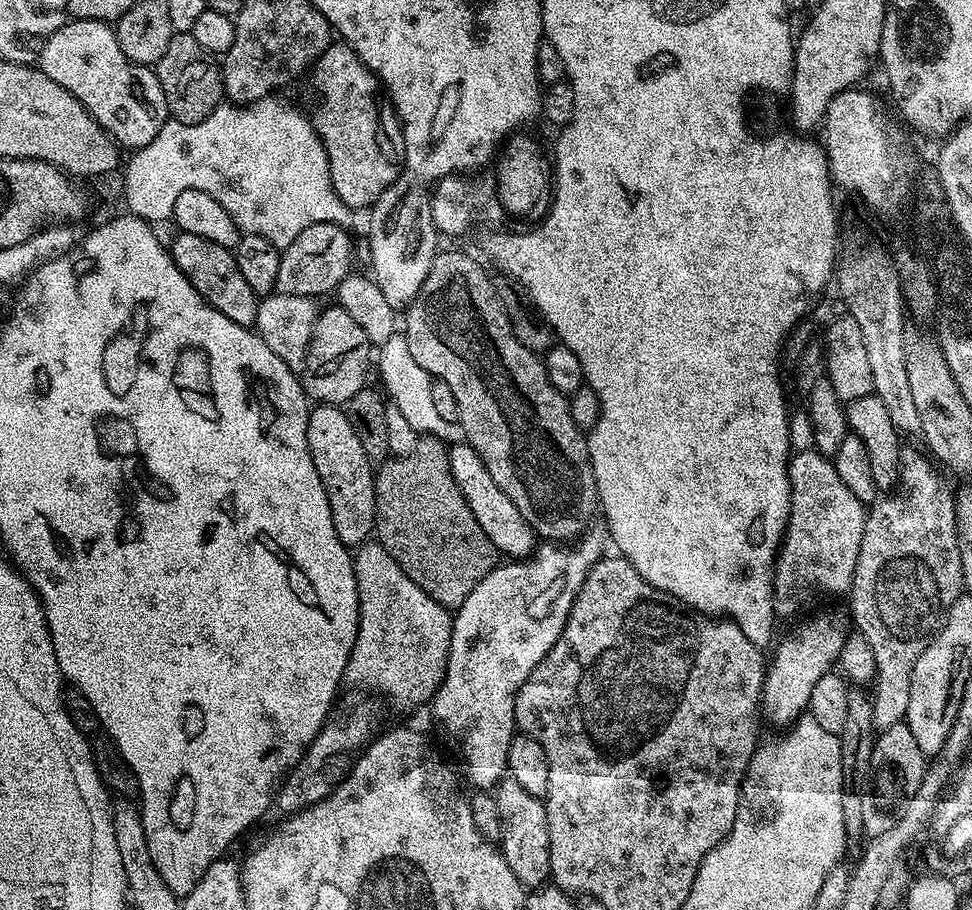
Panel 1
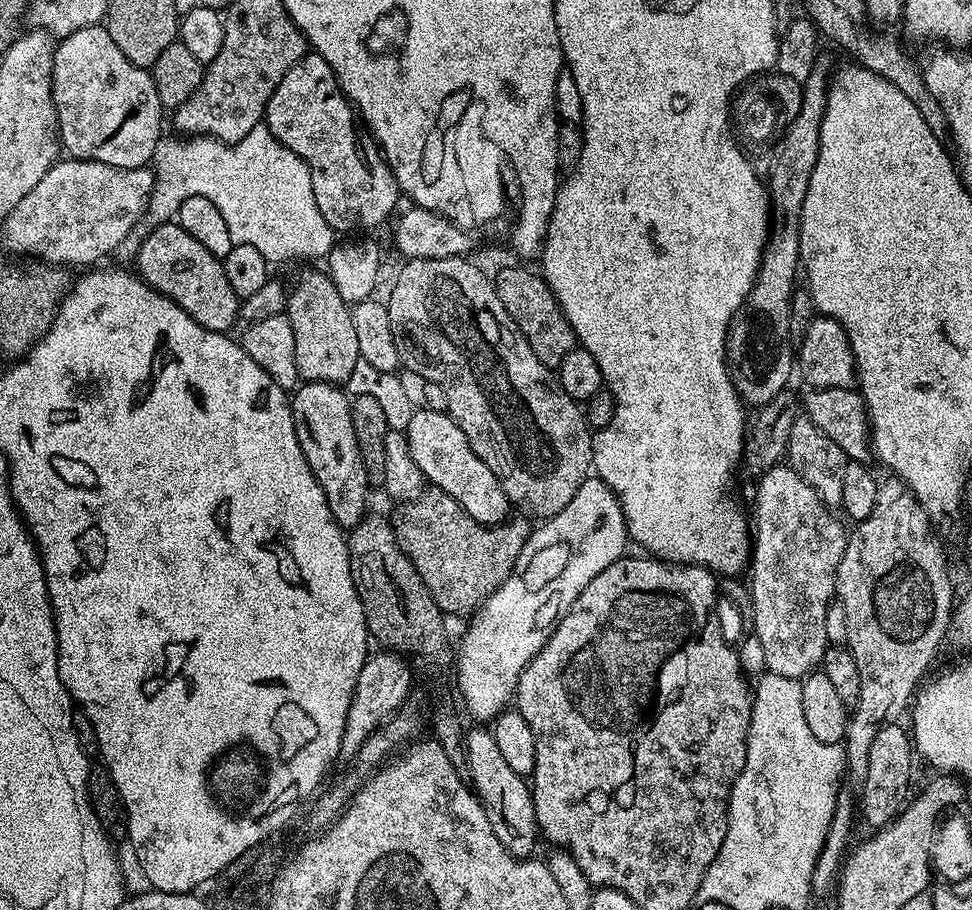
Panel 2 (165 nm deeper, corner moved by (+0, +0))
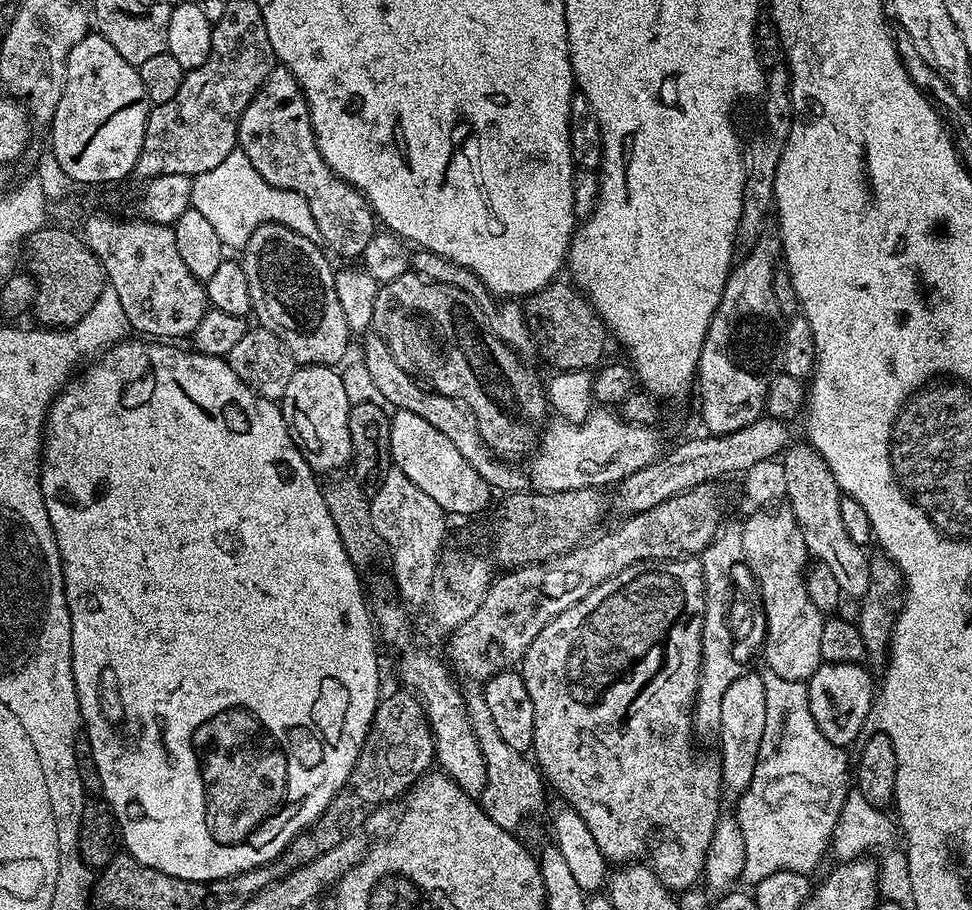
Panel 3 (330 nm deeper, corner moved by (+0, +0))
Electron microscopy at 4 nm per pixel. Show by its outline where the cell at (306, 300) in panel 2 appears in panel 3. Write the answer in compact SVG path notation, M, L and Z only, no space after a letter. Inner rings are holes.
M281 224L260 226L242 252L254 316L263 327L280 335L300 366L336 366L348 352L350 331L335 289L336 273L327 258L317 241L302 238Z

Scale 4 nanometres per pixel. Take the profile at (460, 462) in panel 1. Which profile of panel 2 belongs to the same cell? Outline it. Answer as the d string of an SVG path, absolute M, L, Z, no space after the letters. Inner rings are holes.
M425 406L421 407L410 418L406 435L410 454L414 462L418 462L418 470L422 470L425 481L431 487L450 494L450 498L454 498L454 502L458 502L462 510L466 510L466 514L470 514L470 518L480 524L500 526L496 524L502 523L510 511L506 494L498 478L494 478L490 466L486 466L486 462L474 454L470 442L466 442L466 434L462 434L462 430L447 412L435 412Z

